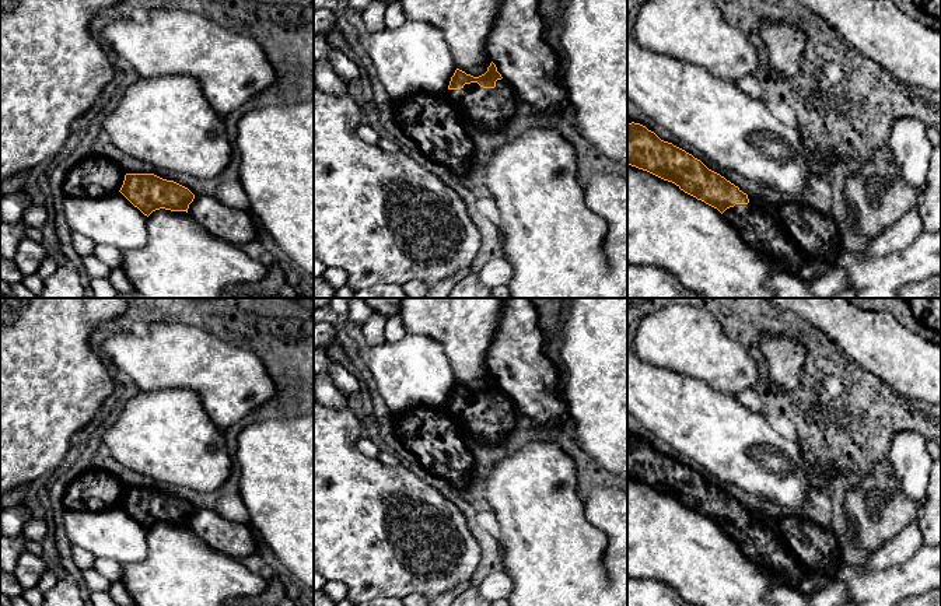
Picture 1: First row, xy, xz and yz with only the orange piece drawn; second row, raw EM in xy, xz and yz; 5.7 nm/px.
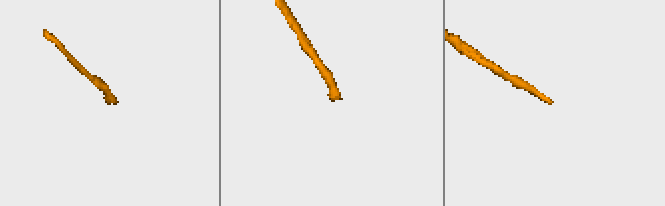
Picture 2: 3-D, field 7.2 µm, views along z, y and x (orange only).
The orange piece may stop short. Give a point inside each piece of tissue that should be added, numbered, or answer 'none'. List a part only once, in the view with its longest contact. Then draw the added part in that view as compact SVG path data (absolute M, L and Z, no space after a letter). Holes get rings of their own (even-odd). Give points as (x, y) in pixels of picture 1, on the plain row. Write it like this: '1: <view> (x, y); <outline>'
1: xz (485, 421); M504 392L497 393L494 402L470 396L461 403L448 403L447 411L466 439L487 445L499 445L513 431L517 420L517 409Z

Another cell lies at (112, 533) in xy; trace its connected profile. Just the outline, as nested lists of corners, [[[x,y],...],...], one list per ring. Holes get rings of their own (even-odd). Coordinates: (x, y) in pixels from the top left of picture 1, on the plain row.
[[[120,505],[102,511],[66,511],[64,530],[71,544],[94,557],[130,564],[147,556],[147,529]]]

